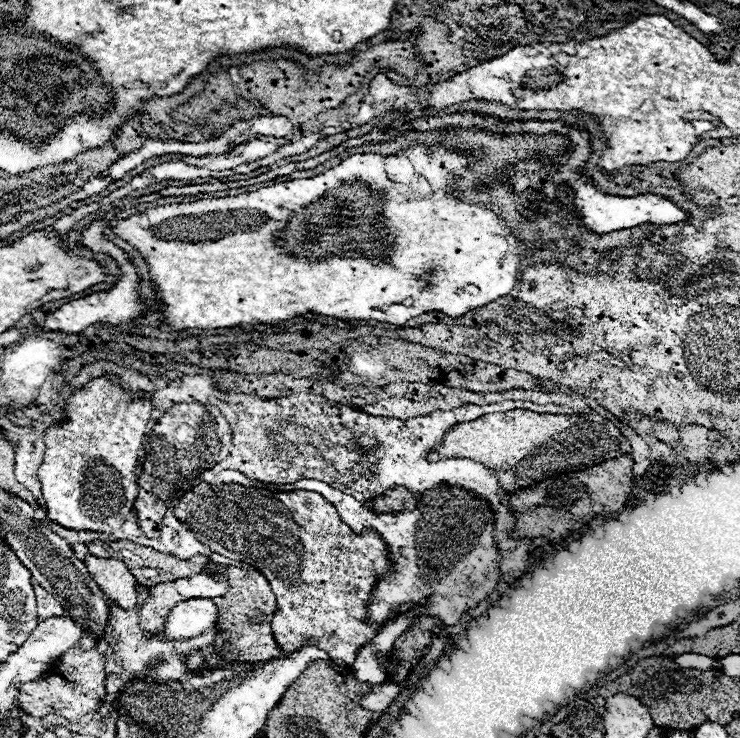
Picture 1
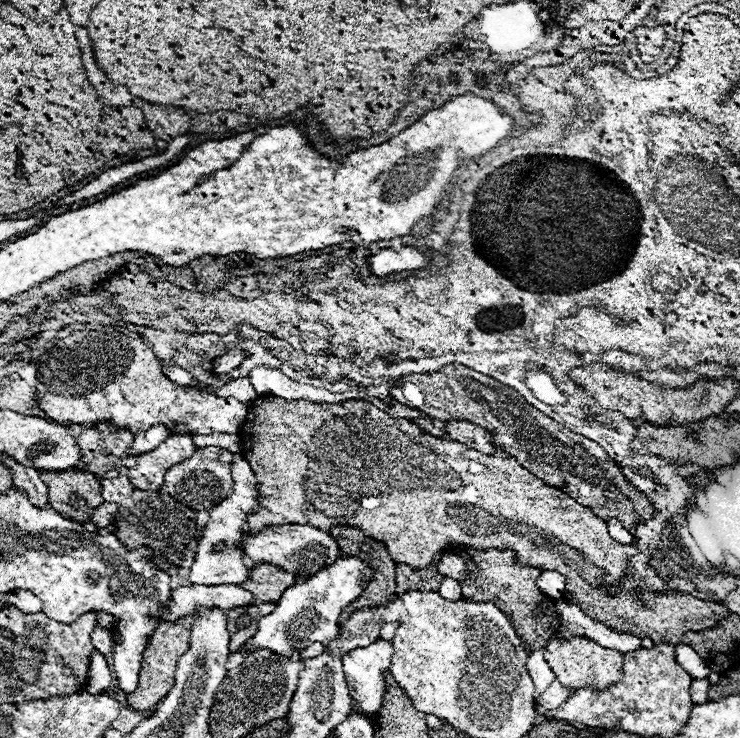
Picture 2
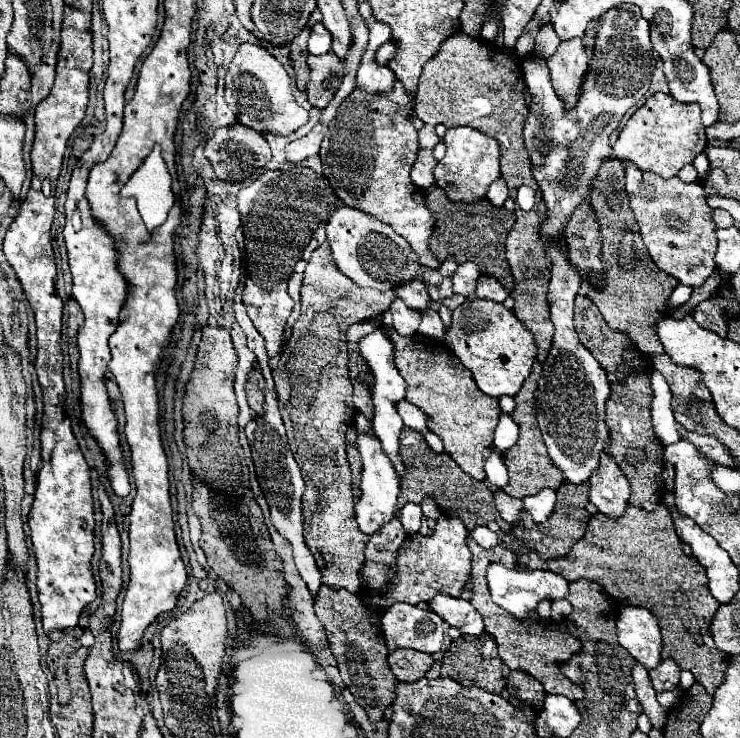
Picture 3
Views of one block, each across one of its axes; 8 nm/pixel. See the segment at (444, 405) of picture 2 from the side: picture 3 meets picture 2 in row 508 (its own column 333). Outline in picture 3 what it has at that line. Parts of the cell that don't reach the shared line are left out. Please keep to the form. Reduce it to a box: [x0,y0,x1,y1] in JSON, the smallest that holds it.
[314,586,398,722]

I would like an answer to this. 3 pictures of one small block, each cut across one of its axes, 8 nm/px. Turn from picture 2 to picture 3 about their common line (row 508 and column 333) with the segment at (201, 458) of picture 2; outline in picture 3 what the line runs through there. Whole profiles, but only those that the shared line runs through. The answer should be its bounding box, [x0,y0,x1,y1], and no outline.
[236,166,338,358]

